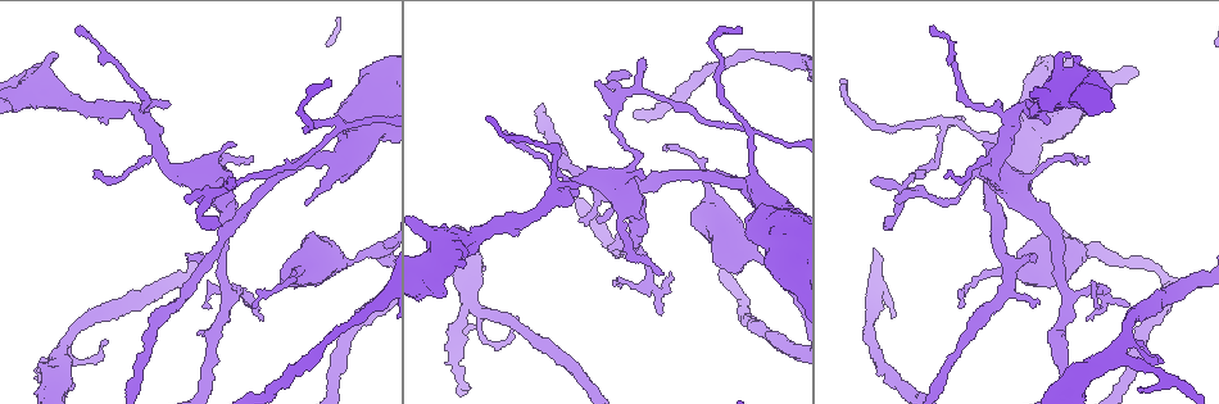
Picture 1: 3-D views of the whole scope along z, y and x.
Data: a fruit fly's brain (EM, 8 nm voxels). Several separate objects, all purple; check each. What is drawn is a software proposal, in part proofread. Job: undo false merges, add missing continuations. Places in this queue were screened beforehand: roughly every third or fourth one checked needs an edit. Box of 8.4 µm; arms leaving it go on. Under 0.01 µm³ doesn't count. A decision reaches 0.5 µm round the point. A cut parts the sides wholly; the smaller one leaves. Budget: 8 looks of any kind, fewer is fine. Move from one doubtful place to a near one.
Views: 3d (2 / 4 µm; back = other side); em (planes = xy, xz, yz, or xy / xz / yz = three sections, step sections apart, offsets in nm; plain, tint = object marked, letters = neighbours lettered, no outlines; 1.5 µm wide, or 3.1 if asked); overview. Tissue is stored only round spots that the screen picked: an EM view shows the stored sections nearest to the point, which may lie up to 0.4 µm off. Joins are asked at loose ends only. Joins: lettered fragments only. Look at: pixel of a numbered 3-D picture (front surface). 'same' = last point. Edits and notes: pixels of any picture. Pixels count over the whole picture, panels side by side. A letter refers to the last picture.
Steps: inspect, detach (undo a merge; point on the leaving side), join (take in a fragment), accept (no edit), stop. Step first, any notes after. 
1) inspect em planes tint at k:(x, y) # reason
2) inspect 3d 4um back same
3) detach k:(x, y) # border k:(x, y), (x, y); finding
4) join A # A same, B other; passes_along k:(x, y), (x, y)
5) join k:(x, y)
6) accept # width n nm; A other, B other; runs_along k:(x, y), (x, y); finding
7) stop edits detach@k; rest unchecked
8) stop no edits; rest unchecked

inspect em xy step 4 tint at 1:(217, 193) # three arms meet

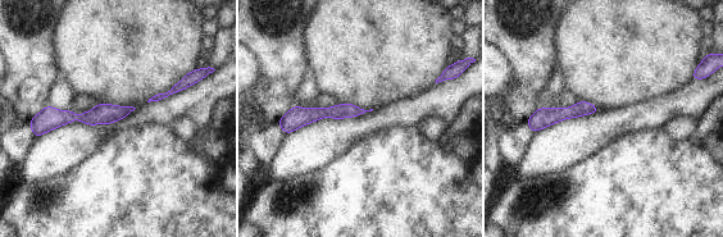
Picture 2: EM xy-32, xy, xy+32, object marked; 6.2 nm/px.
inspect em planes tint same

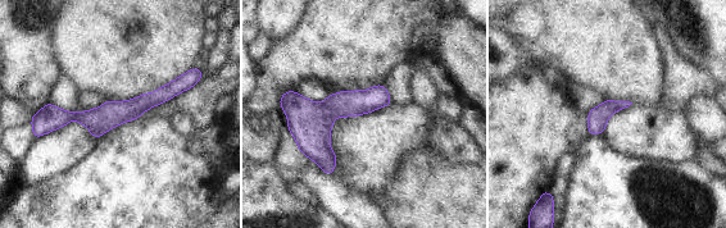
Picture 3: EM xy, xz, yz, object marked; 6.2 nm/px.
inspect em planes letters same

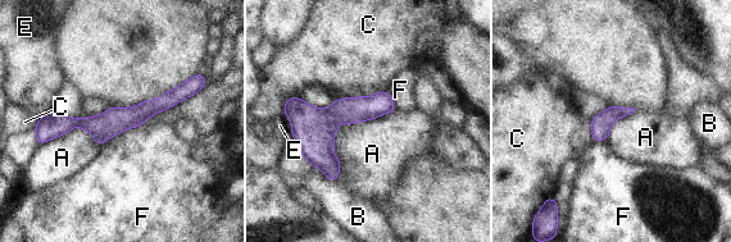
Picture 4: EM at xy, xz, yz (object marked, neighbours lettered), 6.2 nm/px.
accept # width 130 nm; A other, B other, C other, E other, F other; runs_along 4:(191, 88), (110, 123), (45, 127); continuous, no second neuron

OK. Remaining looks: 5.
inspect 3d 2um at 1:(993, 145) # thin end

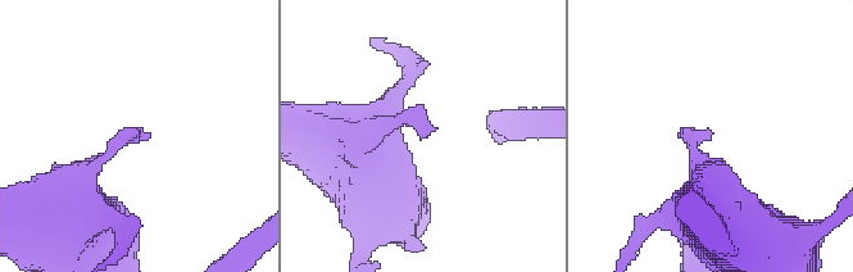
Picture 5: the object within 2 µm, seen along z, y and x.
inspect em planes letters at 5:(699, 133)

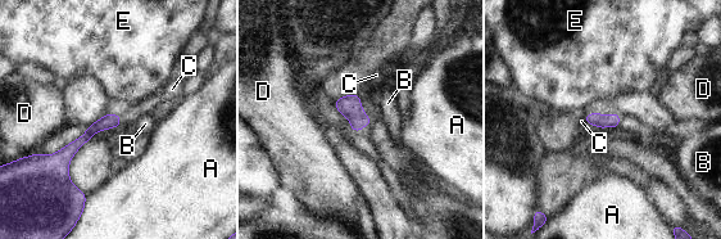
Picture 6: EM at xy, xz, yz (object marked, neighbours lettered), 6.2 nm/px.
join C # A other, B other, C same, D other, E other; it goes on there

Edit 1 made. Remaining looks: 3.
inspect em yz step 4 letters at 1:(840, 82) # free end

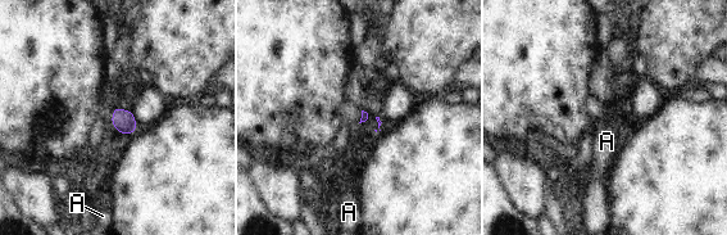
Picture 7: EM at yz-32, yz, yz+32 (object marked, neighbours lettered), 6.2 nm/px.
inspect em planes letters same

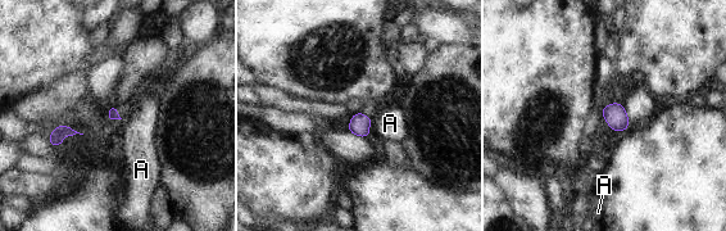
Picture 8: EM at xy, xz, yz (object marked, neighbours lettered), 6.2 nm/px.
accept # longest_contact A 110 nm; A other; border 8:(372, 118), (370, 134); none of them fits

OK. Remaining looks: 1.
stop edits join@6; rest unchecked

